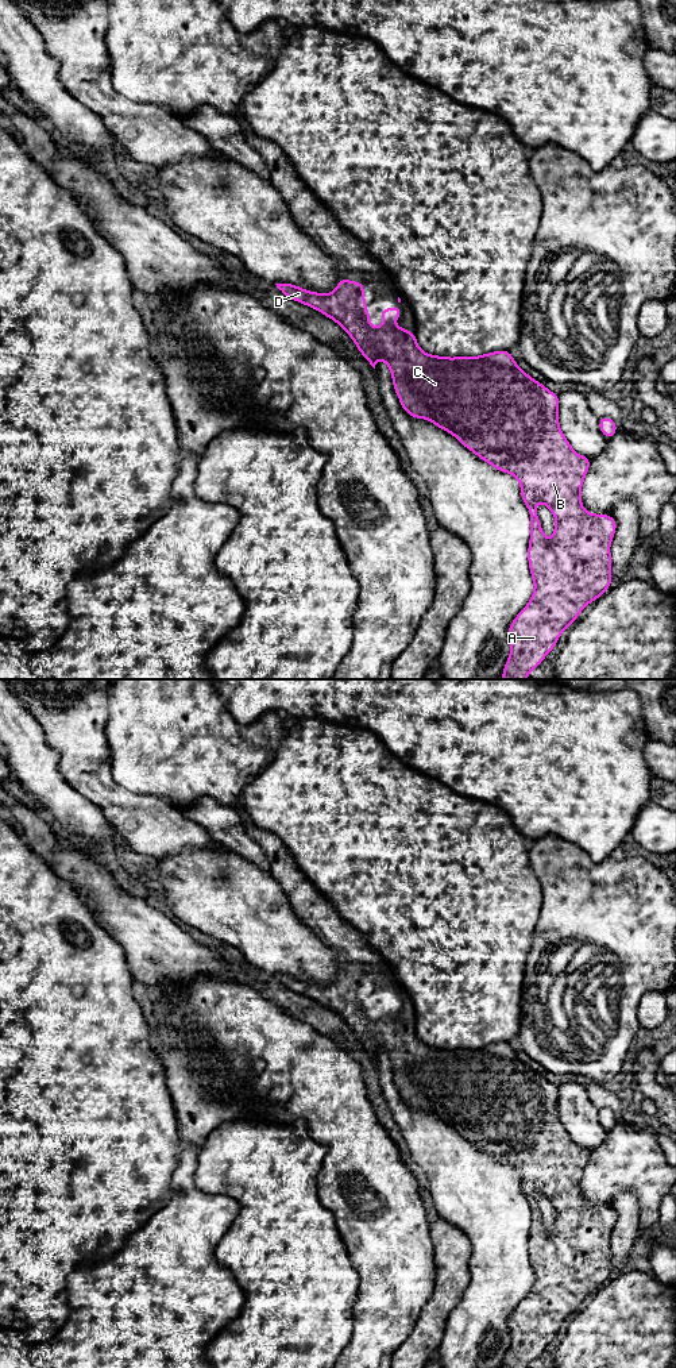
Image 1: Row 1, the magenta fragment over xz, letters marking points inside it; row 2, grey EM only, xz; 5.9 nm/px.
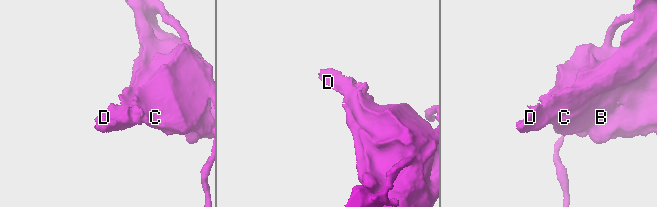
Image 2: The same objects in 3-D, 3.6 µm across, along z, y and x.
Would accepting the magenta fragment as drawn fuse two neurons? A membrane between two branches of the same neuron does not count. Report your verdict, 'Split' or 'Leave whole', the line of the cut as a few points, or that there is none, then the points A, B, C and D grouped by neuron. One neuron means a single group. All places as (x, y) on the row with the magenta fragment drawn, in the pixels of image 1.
Leave whole. No split. Groups: A B C D

